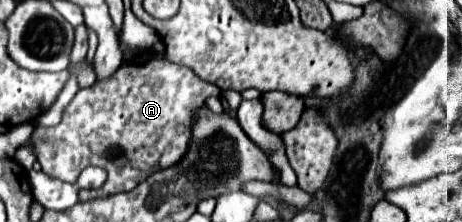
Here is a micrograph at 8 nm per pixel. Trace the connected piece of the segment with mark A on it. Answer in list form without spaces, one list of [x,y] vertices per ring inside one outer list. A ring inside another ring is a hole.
[[[151,59],[145,65],[123,63],[119,71],[105,79],[97,81],[87,89],[79,89],[73,101],[63,111],[63,119],[55,127],[39,127],[31,135],[31,143],[37,151],[37,161],[43,165],[43,173],[49,177],[75,183],[79,173],[89,167],[103,167],[107,171],[107,181],[101,189],[81,189],[79,201],[93,201],[99,197],[111,197],[115,193],[125,193],[143,183],[153,171],[171,167],[177,163],[181,155],[185,155],[185,147],[189,143],[189,127],[193,123],[193,111],[205,105],[207,97],[219,97],[219,87],[199,79],[189,67],[173,65],[167,59]]]

